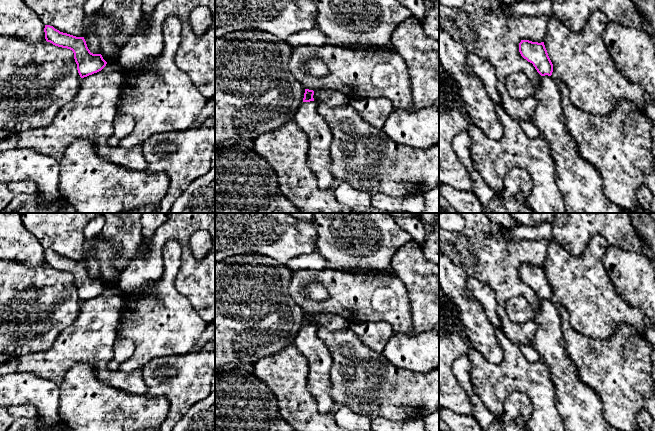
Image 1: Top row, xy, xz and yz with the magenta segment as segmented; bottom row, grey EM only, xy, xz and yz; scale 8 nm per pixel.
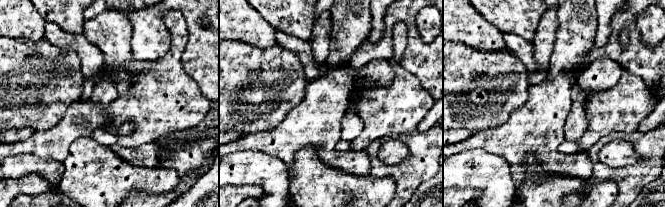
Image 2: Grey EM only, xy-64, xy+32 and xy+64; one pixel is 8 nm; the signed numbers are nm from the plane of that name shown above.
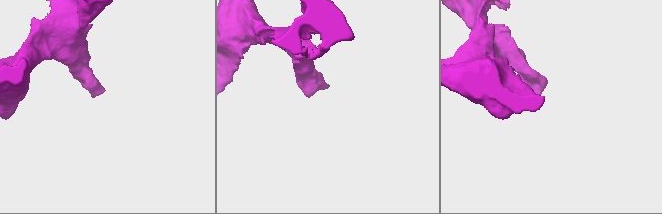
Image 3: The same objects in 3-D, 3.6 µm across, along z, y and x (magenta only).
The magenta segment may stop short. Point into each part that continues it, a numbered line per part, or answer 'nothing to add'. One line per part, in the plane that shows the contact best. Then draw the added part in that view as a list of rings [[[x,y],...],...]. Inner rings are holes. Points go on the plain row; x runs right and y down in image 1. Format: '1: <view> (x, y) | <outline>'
nothing to add

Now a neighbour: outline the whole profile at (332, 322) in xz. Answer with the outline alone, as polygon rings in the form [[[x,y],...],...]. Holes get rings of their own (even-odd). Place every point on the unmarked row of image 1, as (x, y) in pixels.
[[[330,313],[315,314],[313,322],[318,328],[324,327],[329,331],[341,331],[349,328],[351,324],[346,317]]]

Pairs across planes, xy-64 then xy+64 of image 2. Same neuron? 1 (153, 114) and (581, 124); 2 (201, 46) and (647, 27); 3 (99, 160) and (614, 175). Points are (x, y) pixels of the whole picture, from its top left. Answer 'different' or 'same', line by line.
1: different
2: different
3: different

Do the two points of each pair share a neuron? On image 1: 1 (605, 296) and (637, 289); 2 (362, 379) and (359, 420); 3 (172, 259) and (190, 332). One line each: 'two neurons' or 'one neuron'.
1: two neurons
2: two neurons
3: one neuron

